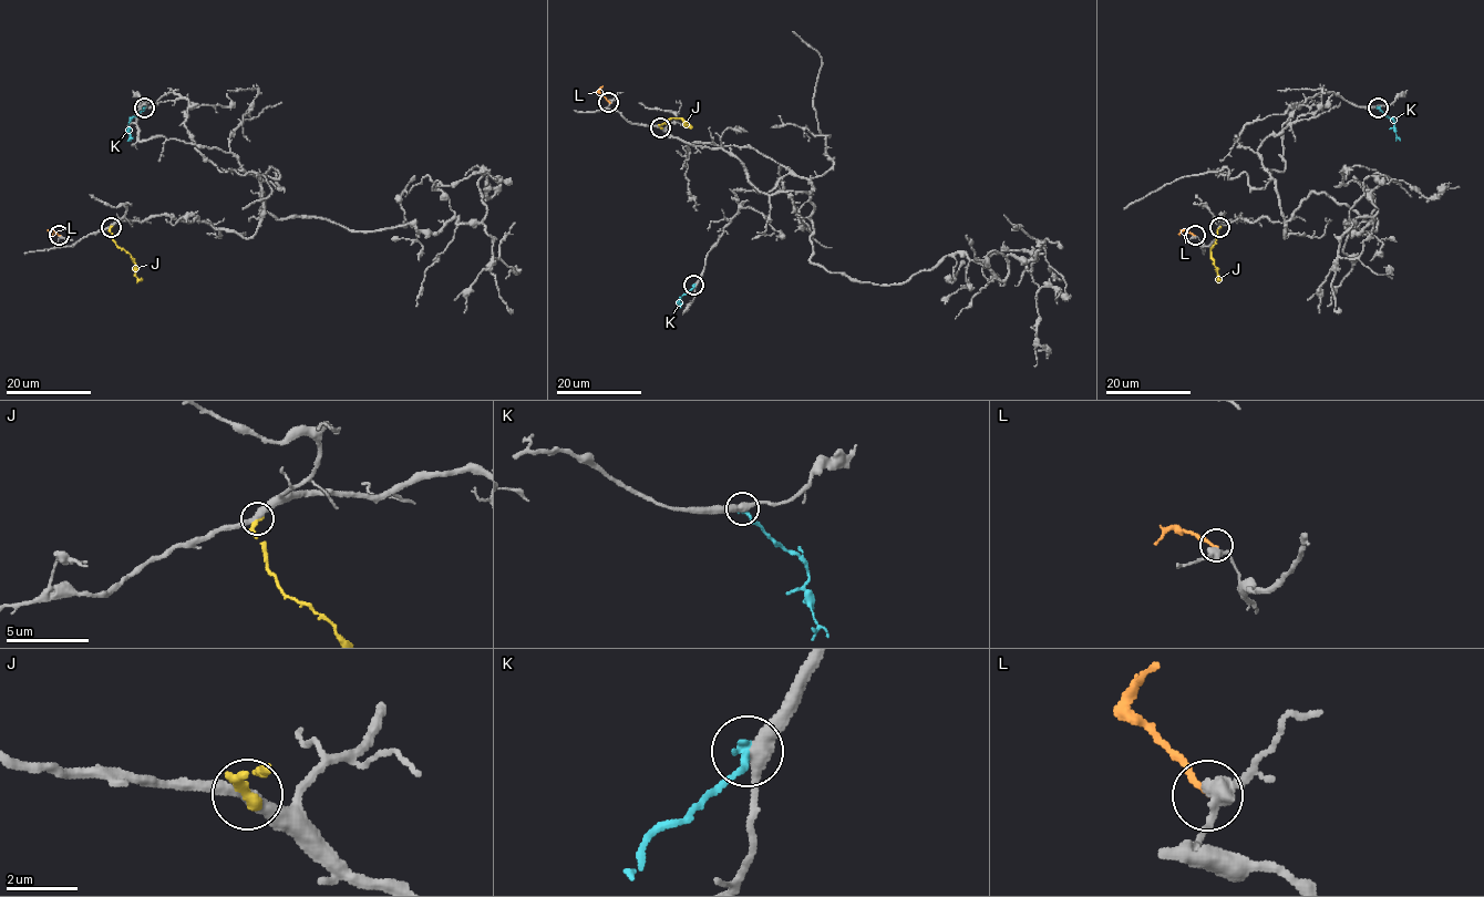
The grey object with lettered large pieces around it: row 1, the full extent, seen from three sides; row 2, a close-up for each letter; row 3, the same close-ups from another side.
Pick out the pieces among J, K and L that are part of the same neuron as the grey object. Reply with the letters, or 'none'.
K

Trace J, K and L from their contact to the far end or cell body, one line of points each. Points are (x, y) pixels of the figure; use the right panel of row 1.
J: (1219, 227), (1211, 248), (1219, 280)
K: (1378, 107), (1393, 121), (1395, 141)
L: (1194, 235), (1184, 230), (1178, 234)

